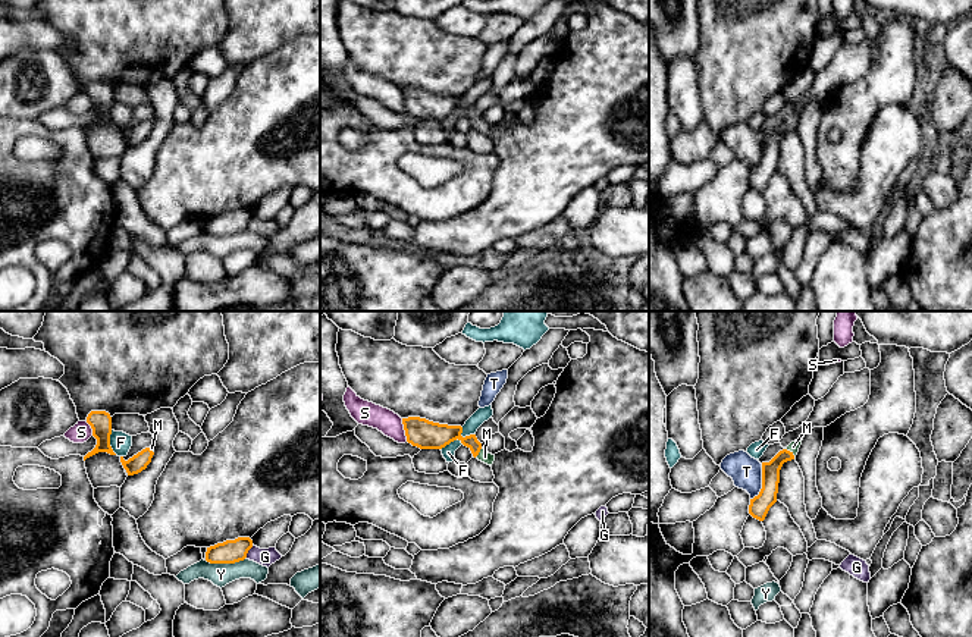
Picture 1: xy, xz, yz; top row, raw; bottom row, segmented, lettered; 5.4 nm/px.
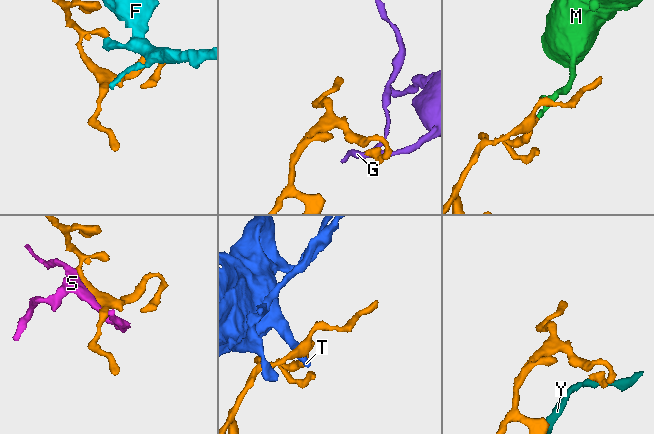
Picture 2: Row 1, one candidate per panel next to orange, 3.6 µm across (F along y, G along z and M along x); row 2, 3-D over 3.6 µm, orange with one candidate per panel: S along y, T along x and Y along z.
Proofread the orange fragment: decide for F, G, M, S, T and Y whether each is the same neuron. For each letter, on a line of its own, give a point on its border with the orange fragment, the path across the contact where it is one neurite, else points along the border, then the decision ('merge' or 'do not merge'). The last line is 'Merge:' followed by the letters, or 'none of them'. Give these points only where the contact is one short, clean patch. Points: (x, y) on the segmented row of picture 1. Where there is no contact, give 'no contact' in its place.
F: contact xy (109, 442); do not merge
G: contact xy (248, 549); border xy (253, 545), (245, 557); do not merge
M: contact yz (790, 452); way yz (770, 470), (790, 452), (793, 446); merge
S: contact xz (404, 429); do not merge
T: contact yz (762, 483); border yz (762, 464), (762, 488), (751, 499); do not merge
Y: contact xy (225, 562); do not merge
Merge: M

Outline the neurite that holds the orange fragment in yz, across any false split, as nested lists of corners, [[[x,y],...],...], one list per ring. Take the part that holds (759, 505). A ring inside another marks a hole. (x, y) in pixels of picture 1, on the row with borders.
[[[803,439],[791,442],[780,451],[769,462],[762,462],[762,489],[758,496],[750,499],[749,514],[764,521],[769,508],[777,502],[780,470],[784,462],[796,458]]]

